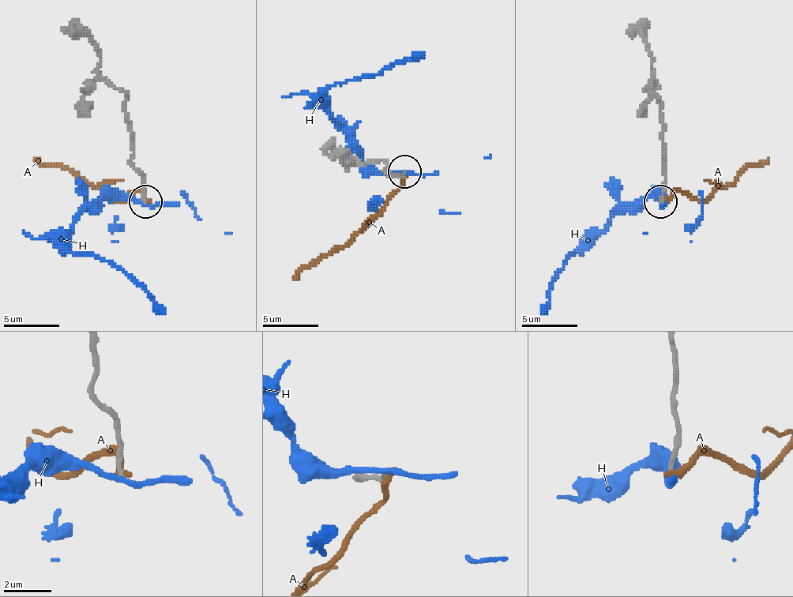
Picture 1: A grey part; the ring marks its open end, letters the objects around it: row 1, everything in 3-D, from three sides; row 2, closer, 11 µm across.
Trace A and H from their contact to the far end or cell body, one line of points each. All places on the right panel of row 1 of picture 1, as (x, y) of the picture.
A: (663, 199), (677, 191), (707, 199), (749, 166), (760, 166), (768, 158)
H: (660, 202), (660, 199), (648, 197), (621, 202), (602, 230), (580, 249), (571, 252), (541, 313)

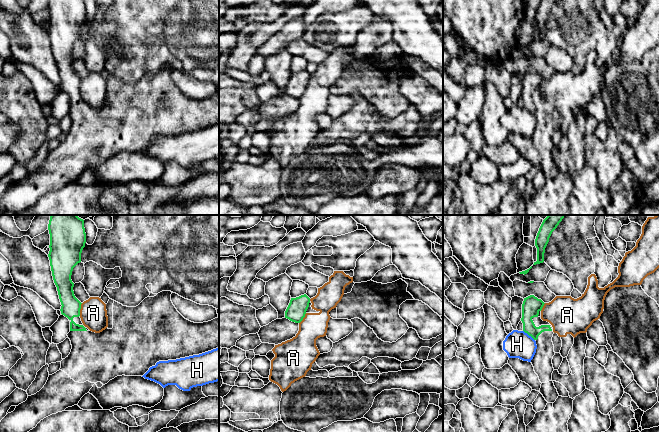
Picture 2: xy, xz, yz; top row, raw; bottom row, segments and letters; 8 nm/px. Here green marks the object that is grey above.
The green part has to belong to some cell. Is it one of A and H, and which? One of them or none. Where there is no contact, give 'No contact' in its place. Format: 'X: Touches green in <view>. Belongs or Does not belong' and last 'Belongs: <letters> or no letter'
A: Touches green in xy. Does not belong
H: Touches green in yz. Does not belong
Belongs: no letter

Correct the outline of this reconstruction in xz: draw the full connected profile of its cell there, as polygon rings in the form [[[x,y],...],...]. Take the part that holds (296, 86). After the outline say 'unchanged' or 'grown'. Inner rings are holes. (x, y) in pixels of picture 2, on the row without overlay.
[[[306,70],[296,74],[291,74],[290,79],[285,87],[285,94],[292,98],[300,99],[305,93],[309,79],[310,74]]] | unchanged

